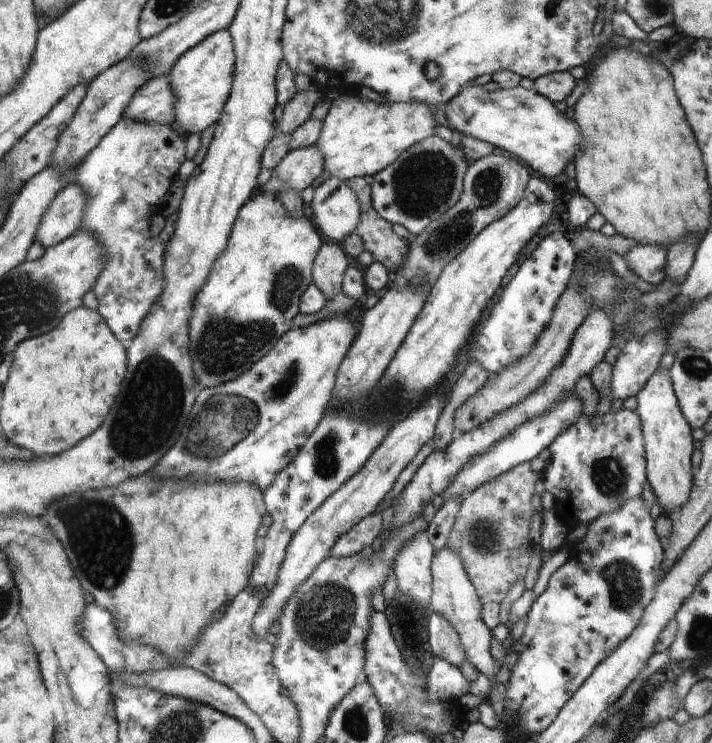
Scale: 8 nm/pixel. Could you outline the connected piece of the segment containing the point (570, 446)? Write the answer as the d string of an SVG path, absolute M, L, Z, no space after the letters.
M621 409L618 412L610 410L604 414L595 412L592 415L588 415L582 413L572 424L562 430L561 434L550 444L548 450L550 451L550 457L547 467L542 471L545 489L555 498L555 502L566 504L566 506L571 508L571 514L576 517L576 520L580 520L581 529L583 530L585 526L592 523L600 515L605 515L606 513L620 509L622 504L627 500L641 498L646 486L648 486L648 458L645 456L644 429L641 424L641 417L638 416L636 411Z

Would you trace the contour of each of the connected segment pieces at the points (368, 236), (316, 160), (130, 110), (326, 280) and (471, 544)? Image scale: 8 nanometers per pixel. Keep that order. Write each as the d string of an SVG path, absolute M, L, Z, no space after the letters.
M354 177L347 183L361 203L361 222L354 233L362 239L366 252L372 252L376 261L382 263L388 272L396 272L406 259L408 242L401 239L394 232L393 224L373 207L372 185L364 177Z
M318 145L303 146L289 150L273 168L270 180L262 191L279 196L280 187L292 187L302 192L325 170L325 160Z
M169 74L160 75L152 77L136 95L133 96L133 99L130 101L128 107L125 110L126 117L147 122L147 123L158 123L161 125L165 124L174 124L175 112L177 110L177 94L173 91L173 85Z
M326 242L317 252L313 263L313 282L323 292L327 300L334 298L344 286L345 271L348 270L348 258L341 244Z
M526 461L481 484L461 502L446 546L459 552L482 606L487 602L500 604L511 586L526 576L534 550L529 524L536 480L538 476L532 472L530 461Z

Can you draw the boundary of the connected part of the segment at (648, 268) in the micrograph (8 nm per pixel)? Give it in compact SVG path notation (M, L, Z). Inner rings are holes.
M636 246L624 255L627 266L650 284L659 284L665 279L667 250L662 247Z

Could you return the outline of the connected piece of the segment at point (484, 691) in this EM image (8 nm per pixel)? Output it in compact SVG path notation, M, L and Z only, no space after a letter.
M440 657L433 660L433 666L428 676L428 690L434 701L455 701L463 694L485 697L484 702L489 700L490 679L480 673L478 682L468 682L462 671L453 664L446 662Z

